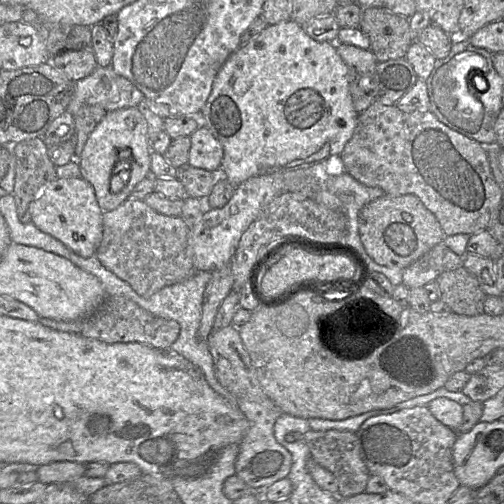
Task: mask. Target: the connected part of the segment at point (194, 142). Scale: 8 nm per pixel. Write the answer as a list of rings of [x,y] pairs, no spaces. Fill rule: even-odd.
[[[203,125],[190,136],[188,164],[219,175],[224,156],[221,143]]]

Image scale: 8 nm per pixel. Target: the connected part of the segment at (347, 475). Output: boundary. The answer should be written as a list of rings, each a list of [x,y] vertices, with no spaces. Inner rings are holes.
[[[310,429],[305,433],[304,439],[314,461],[335,476],[339,498],[348,498],[365,491],[370,473],[361,457],[359,440],[354,432],[336,429],[325,431]]]

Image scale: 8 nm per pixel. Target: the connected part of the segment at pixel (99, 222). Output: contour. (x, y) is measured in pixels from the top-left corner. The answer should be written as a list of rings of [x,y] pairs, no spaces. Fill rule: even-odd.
[[[82,177],[57,178],[47,183],[30,203],[31,222],[42,232],[56,238],[77,255],[95,255],[103,235],[103,211],[92,185]]]

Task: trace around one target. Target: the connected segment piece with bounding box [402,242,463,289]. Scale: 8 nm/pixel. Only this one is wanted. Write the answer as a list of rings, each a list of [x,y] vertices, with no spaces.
[[[443,242],[403,270],[402,284],[409,289],[424,287],[443,272],[462,267],[463,256],[454,253]]]

